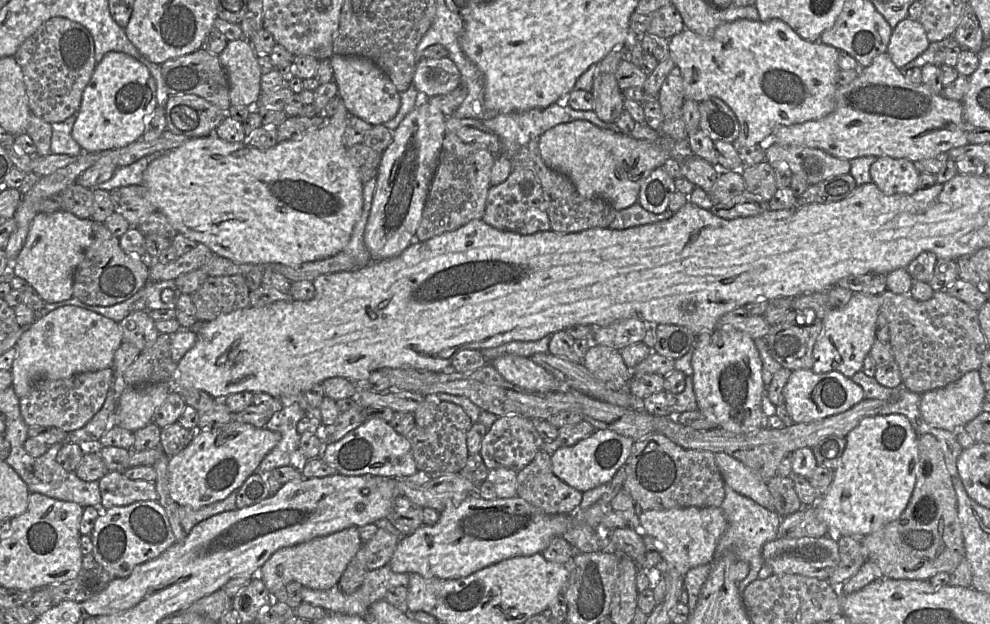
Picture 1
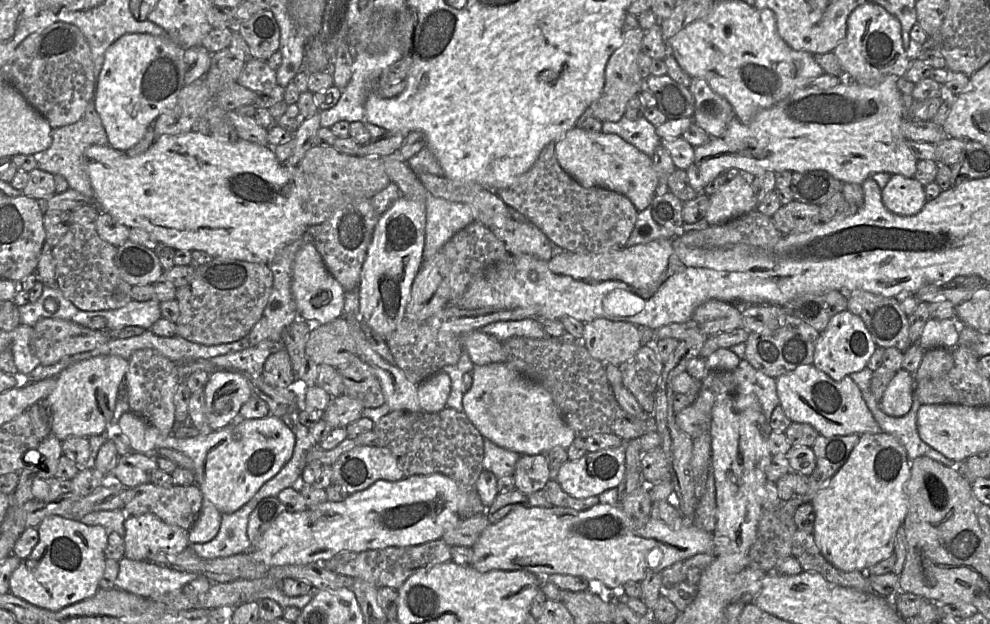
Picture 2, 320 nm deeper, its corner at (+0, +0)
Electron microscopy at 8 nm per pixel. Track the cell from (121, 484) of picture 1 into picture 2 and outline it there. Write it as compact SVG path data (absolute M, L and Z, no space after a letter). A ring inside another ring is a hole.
M152 483L125 488L122 492L124 512L130 516L152 514L170 525L189 531L194 525L204 502L203 495L196 484L189 486L161 487Z

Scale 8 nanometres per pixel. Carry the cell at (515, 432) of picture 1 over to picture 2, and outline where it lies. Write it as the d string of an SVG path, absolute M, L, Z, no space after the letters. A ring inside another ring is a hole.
M520 455L512 476L516 489L527 497L542 490L550 479L547 455Z

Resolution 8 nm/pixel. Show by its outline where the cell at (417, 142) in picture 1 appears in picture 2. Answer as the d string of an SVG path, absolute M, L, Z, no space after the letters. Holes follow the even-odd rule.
M404 196L383 212L375 226L360 274L358 287L361 319L385 339L405 318L414 278L423 263L426 204Z

